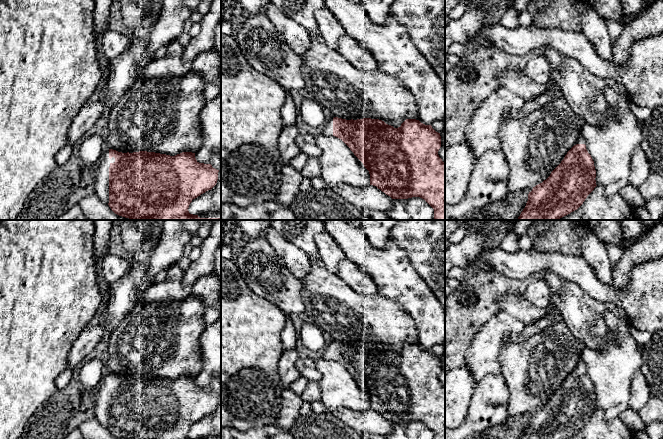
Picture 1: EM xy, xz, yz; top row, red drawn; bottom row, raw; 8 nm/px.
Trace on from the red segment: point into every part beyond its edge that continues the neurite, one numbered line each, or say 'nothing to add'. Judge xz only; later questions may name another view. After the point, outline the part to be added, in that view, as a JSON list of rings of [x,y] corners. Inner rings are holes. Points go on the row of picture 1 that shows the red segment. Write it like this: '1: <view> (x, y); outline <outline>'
1: xz (328, 126); outline [[[329,116],[323,127],[323,134],[326,136],[333,136],[333,118],[334,116]]]

